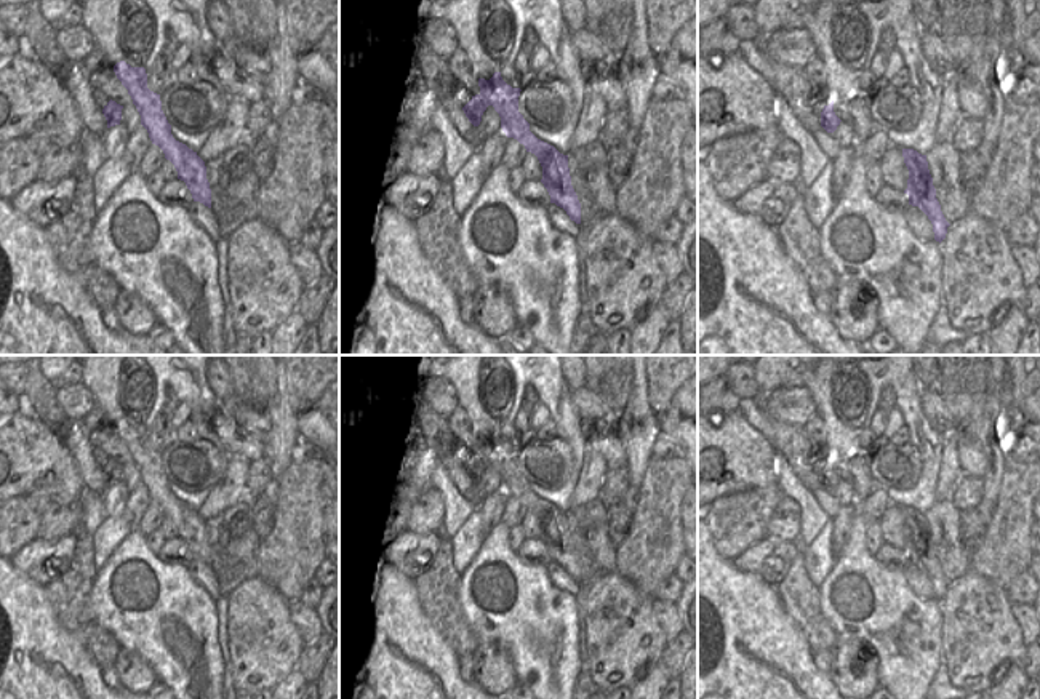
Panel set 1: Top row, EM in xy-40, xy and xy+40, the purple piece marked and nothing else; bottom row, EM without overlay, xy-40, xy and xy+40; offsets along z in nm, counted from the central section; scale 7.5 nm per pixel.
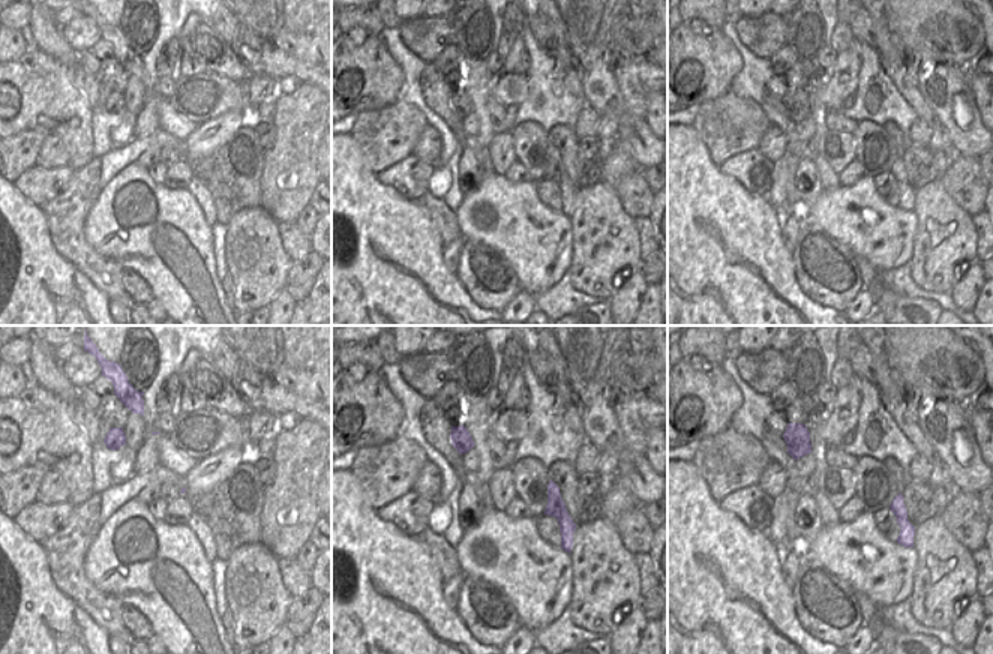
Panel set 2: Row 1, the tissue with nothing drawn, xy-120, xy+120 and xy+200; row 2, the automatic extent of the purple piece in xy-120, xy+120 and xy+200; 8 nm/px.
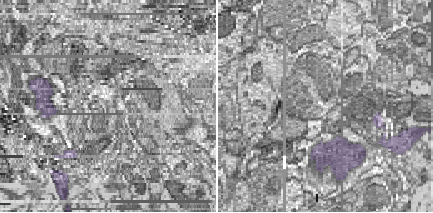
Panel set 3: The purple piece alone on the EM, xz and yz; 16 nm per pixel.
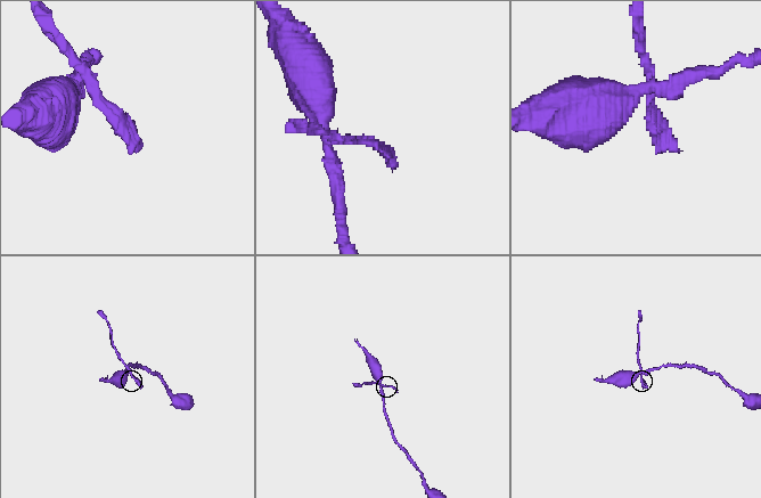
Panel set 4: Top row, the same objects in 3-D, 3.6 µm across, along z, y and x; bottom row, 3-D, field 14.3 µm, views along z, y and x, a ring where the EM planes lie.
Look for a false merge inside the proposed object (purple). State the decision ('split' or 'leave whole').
split

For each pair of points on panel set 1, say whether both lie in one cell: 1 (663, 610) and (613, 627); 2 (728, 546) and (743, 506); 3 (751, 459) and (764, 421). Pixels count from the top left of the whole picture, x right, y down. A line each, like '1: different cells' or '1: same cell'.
1: different cells
2: same cell
3: different cells

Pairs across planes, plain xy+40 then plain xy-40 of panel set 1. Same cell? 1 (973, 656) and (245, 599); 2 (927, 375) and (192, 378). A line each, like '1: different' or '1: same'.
1: same
2: different

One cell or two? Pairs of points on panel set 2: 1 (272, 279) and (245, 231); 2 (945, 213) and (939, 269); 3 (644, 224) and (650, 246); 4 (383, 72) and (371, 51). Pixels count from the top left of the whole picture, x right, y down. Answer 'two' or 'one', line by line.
1: one
2: one
3: one
4: one

